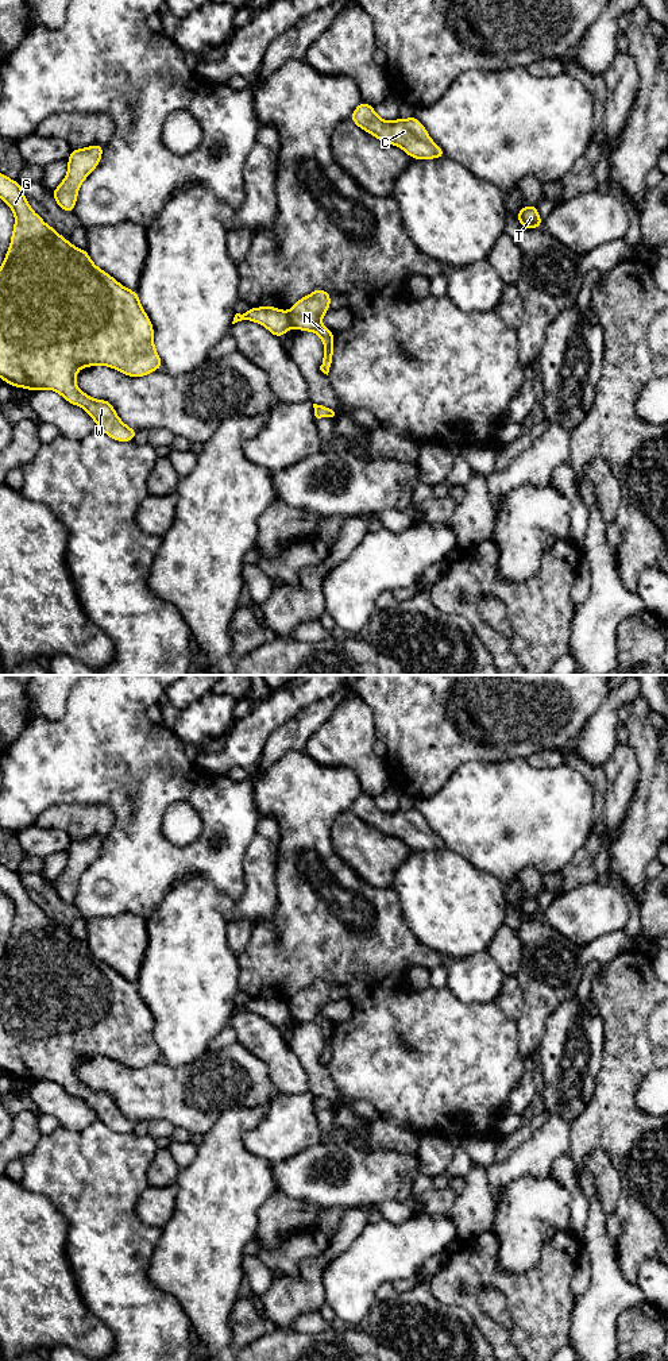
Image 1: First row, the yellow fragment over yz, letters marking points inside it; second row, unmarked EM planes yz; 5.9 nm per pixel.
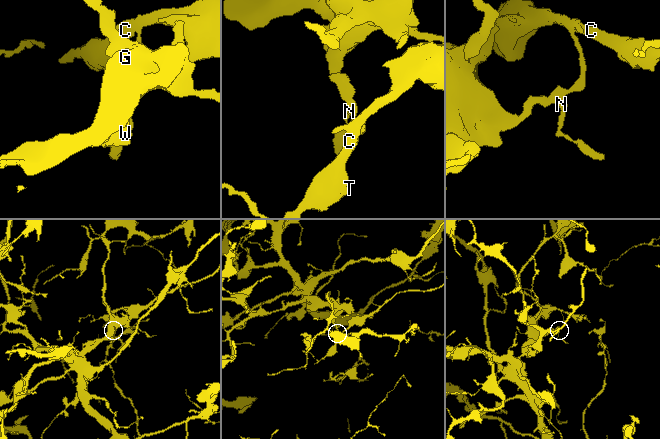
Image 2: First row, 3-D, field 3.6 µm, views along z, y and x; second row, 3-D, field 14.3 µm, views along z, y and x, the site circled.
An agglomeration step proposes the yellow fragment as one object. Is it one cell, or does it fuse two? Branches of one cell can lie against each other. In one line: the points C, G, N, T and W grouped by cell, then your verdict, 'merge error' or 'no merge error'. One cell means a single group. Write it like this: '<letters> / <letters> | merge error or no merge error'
C N T / G W | merge error

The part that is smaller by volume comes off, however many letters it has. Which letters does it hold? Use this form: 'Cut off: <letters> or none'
Cut off: C, N, T

